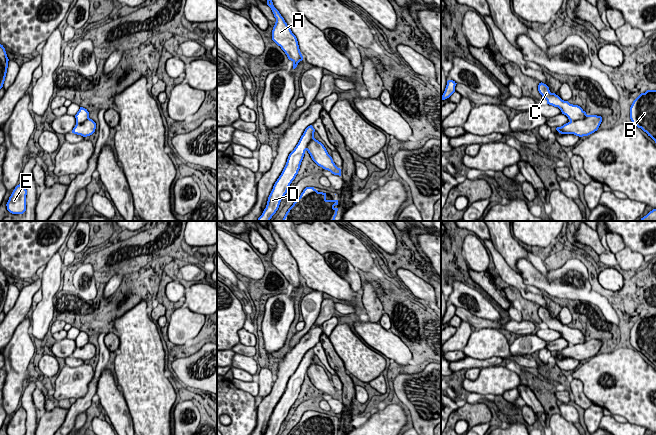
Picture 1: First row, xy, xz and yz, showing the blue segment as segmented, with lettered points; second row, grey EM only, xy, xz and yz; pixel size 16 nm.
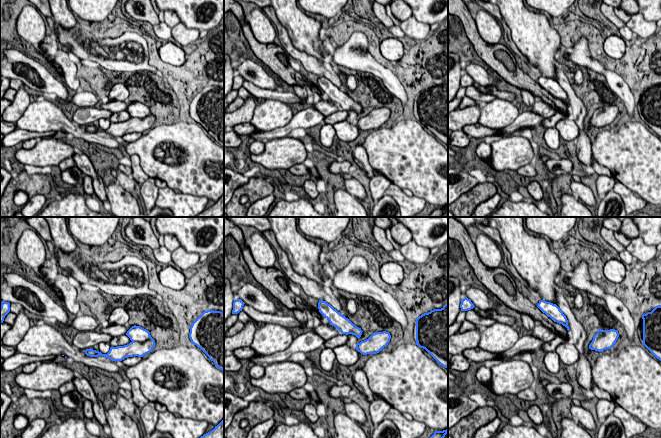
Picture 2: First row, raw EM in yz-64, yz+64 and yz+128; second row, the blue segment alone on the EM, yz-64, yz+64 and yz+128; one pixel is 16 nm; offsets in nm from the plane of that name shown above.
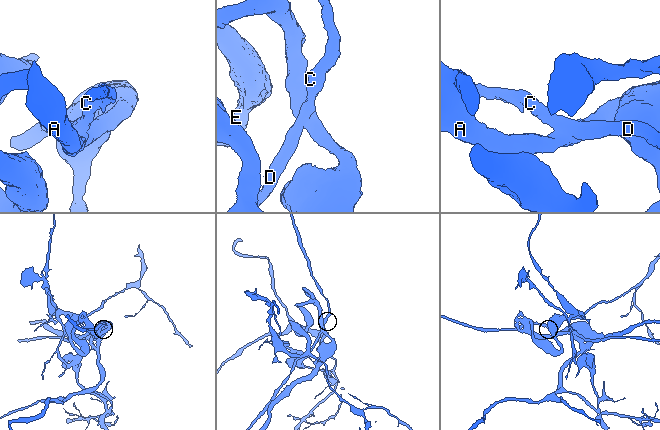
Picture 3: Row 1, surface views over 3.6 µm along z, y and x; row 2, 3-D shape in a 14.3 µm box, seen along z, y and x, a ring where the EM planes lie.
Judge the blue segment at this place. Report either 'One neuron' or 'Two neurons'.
Two neurons

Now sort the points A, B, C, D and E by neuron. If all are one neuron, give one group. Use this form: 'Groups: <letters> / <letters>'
Groups: A B E / C D

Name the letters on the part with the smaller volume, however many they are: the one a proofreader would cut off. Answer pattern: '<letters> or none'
C, D

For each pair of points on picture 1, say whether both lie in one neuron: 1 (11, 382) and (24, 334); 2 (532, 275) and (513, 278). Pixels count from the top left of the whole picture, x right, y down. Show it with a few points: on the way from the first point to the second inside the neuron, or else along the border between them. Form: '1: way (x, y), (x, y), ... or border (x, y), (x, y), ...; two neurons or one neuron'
1: way (19, 370), (19, 351), (21, 346); one neuron
2: border (519, 275), (526, 284), (534, 285), (542, 290); two neurons

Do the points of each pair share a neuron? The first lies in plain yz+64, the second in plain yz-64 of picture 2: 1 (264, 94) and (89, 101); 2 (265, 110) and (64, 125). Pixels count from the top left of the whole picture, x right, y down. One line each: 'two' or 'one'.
1: one
2: one

